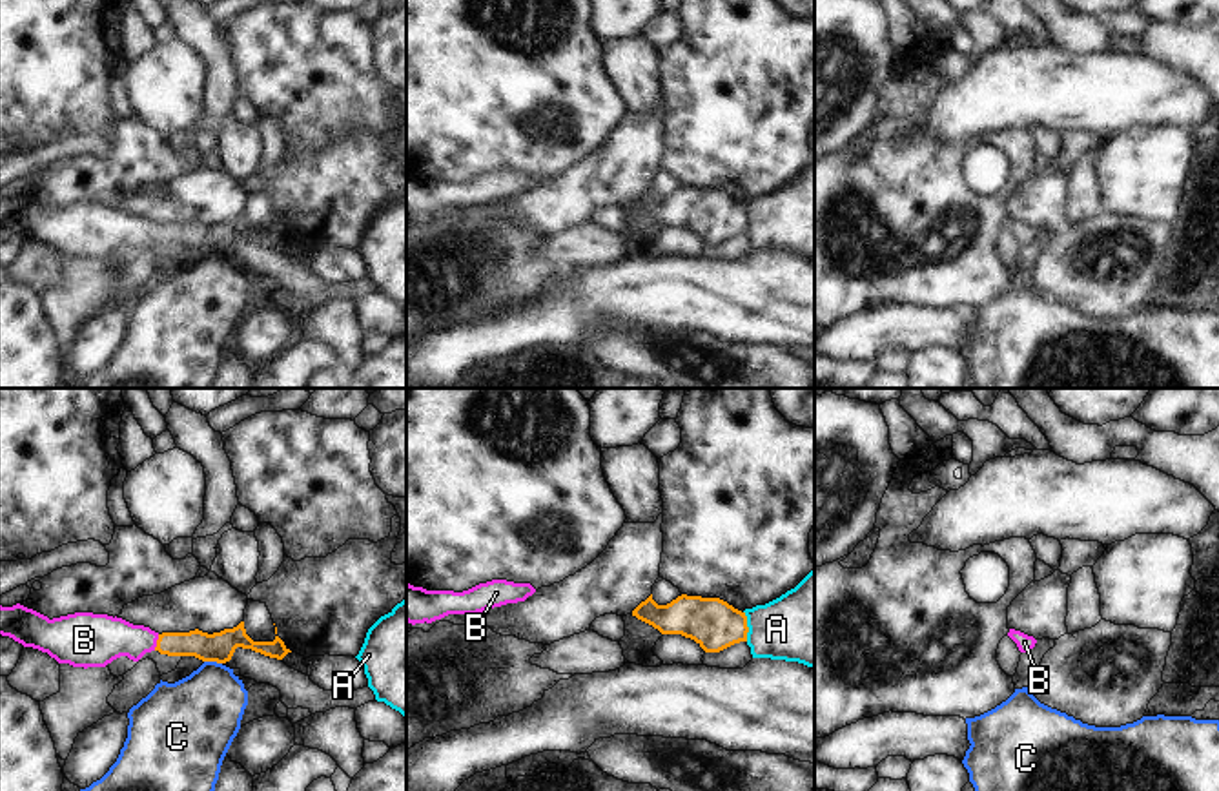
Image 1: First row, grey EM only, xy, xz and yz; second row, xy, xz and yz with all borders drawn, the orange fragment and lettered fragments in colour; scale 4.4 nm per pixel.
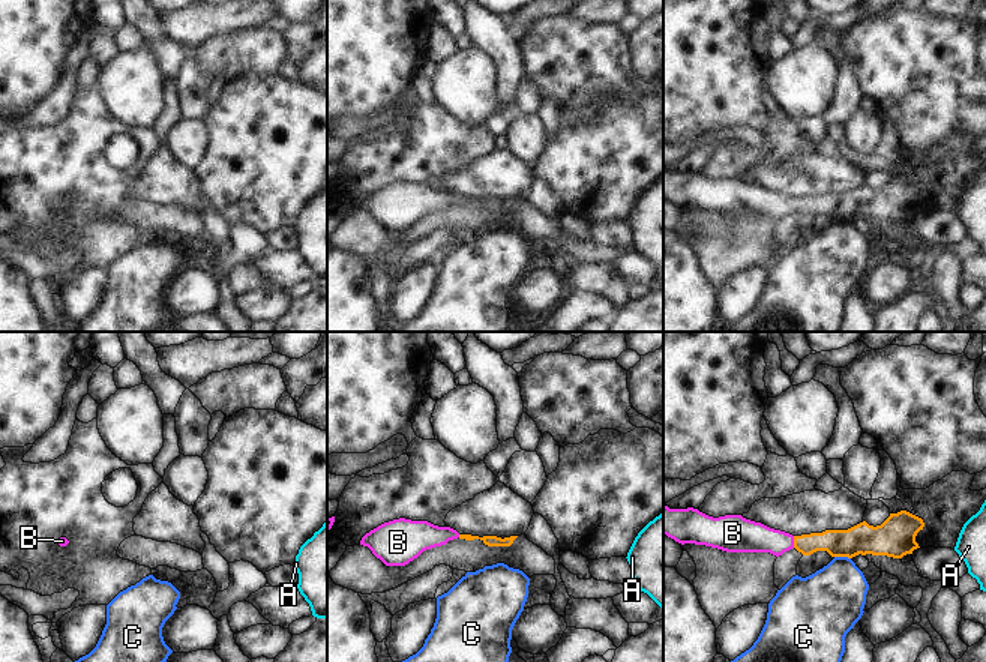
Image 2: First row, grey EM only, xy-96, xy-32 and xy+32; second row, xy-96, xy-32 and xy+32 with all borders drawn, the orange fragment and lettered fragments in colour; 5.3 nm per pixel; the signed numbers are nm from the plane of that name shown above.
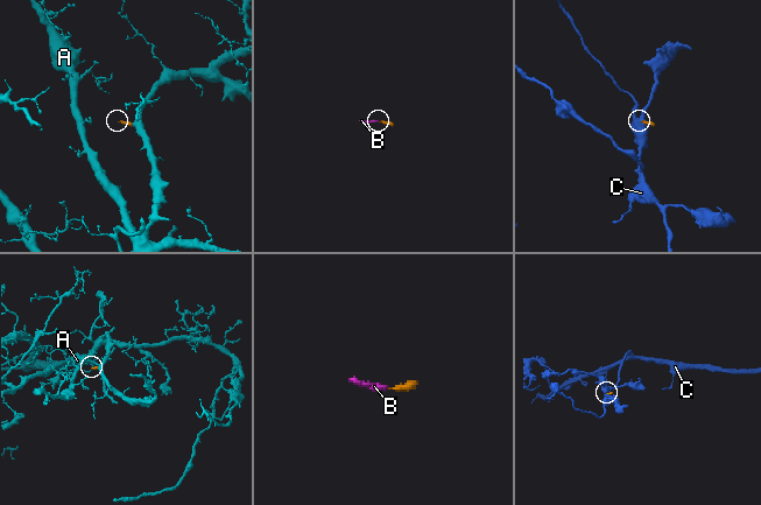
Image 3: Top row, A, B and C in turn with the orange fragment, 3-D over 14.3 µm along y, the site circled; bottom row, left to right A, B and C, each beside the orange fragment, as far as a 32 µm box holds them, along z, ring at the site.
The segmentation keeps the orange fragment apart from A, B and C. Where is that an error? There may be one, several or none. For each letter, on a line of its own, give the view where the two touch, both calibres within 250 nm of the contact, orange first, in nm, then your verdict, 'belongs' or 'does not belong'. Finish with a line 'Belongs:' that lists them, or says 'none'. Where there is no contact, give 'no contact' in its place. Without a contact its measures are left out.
A: meets orange in xz; 220 nm thick on the orange side, 320 nm on the other; does not belong
B: meets orange in xy; 130 nm thick on the orange side, 220 nm on the other; belongs
C: meets orange in xy; 130 nm thick on the orange side, 360 nm on the other; does not belong
Belongs: B

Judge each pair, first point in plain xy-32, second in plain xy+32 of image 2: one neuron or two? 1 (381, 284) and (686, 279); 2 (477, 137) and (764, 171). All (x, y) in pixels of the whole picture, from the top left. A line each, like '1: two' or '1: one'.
1: two
2: two

